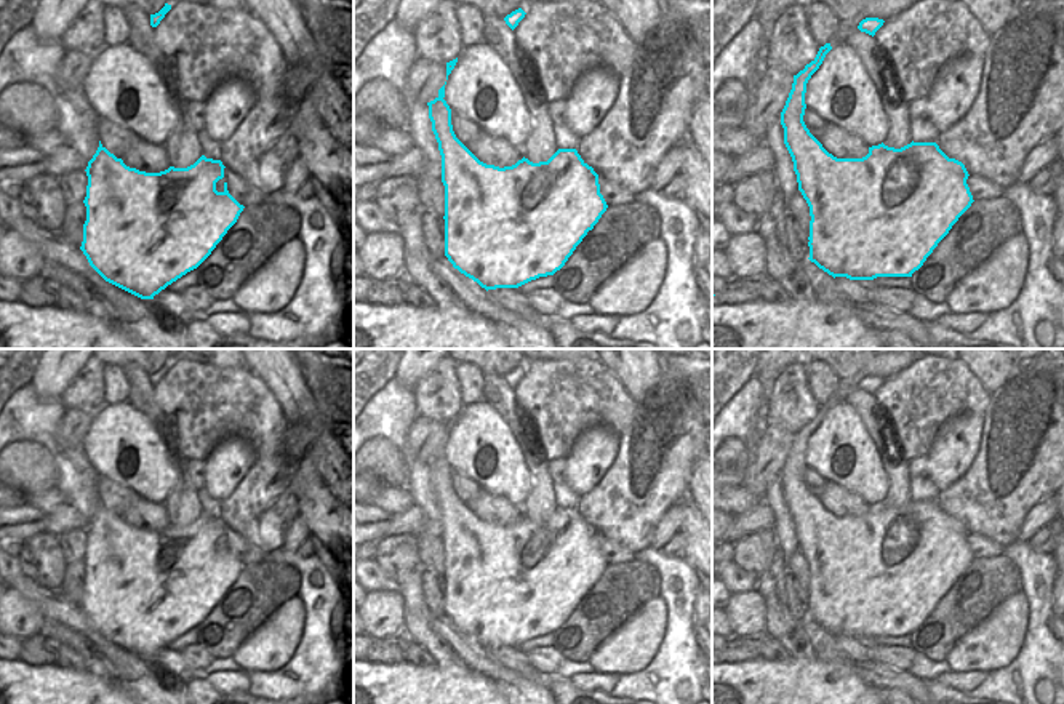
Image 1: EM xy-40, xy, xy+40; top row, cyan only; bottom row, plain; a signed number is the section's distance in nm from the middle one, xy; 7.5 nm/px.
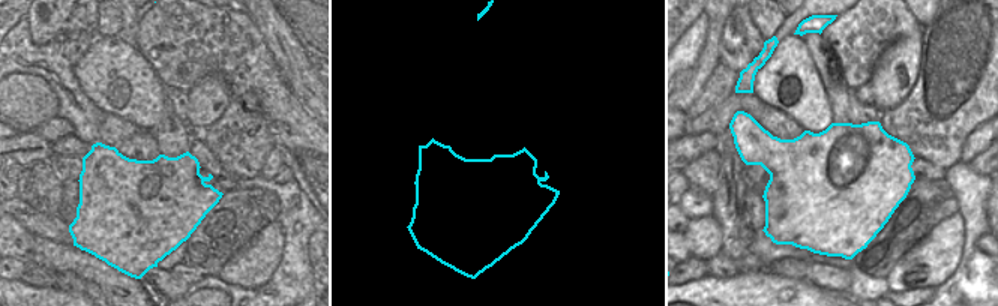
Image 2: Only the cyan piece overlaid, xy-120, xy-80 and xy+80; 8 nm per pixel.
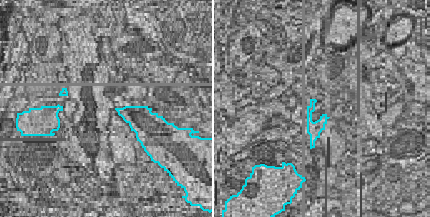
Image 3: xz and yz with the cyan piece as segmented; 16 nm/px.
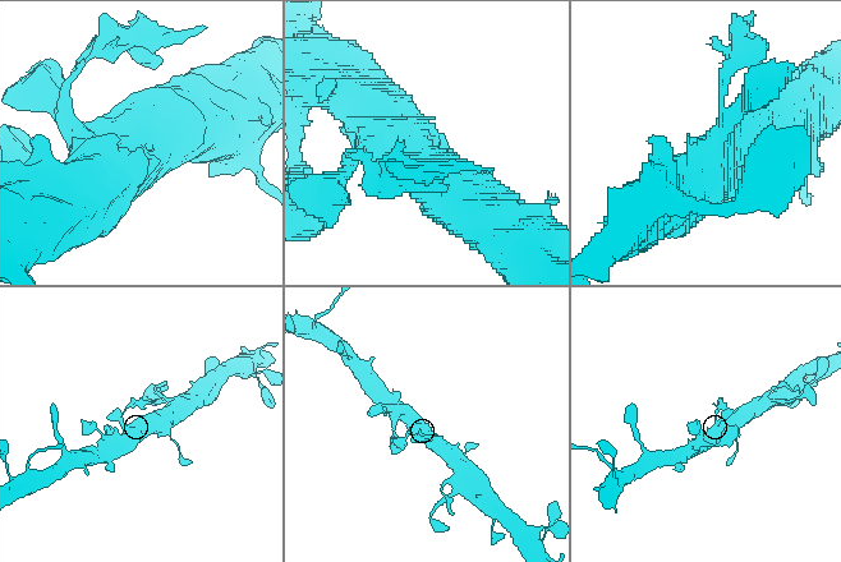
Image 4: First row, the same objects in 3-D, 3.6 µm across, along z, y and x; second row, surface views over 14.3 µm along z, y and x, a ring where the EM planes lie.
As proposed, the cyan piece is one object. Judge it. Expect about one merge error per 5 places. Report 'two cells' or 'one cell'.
two cells

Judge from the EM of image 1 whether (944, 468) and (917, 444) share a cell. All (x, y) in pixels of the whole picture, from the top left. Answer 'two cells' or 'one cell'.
two cells

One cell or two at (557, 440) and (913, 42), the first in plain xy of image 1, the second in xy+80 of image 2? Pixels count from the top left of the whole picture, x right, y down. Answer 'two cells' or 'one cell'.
two cells

